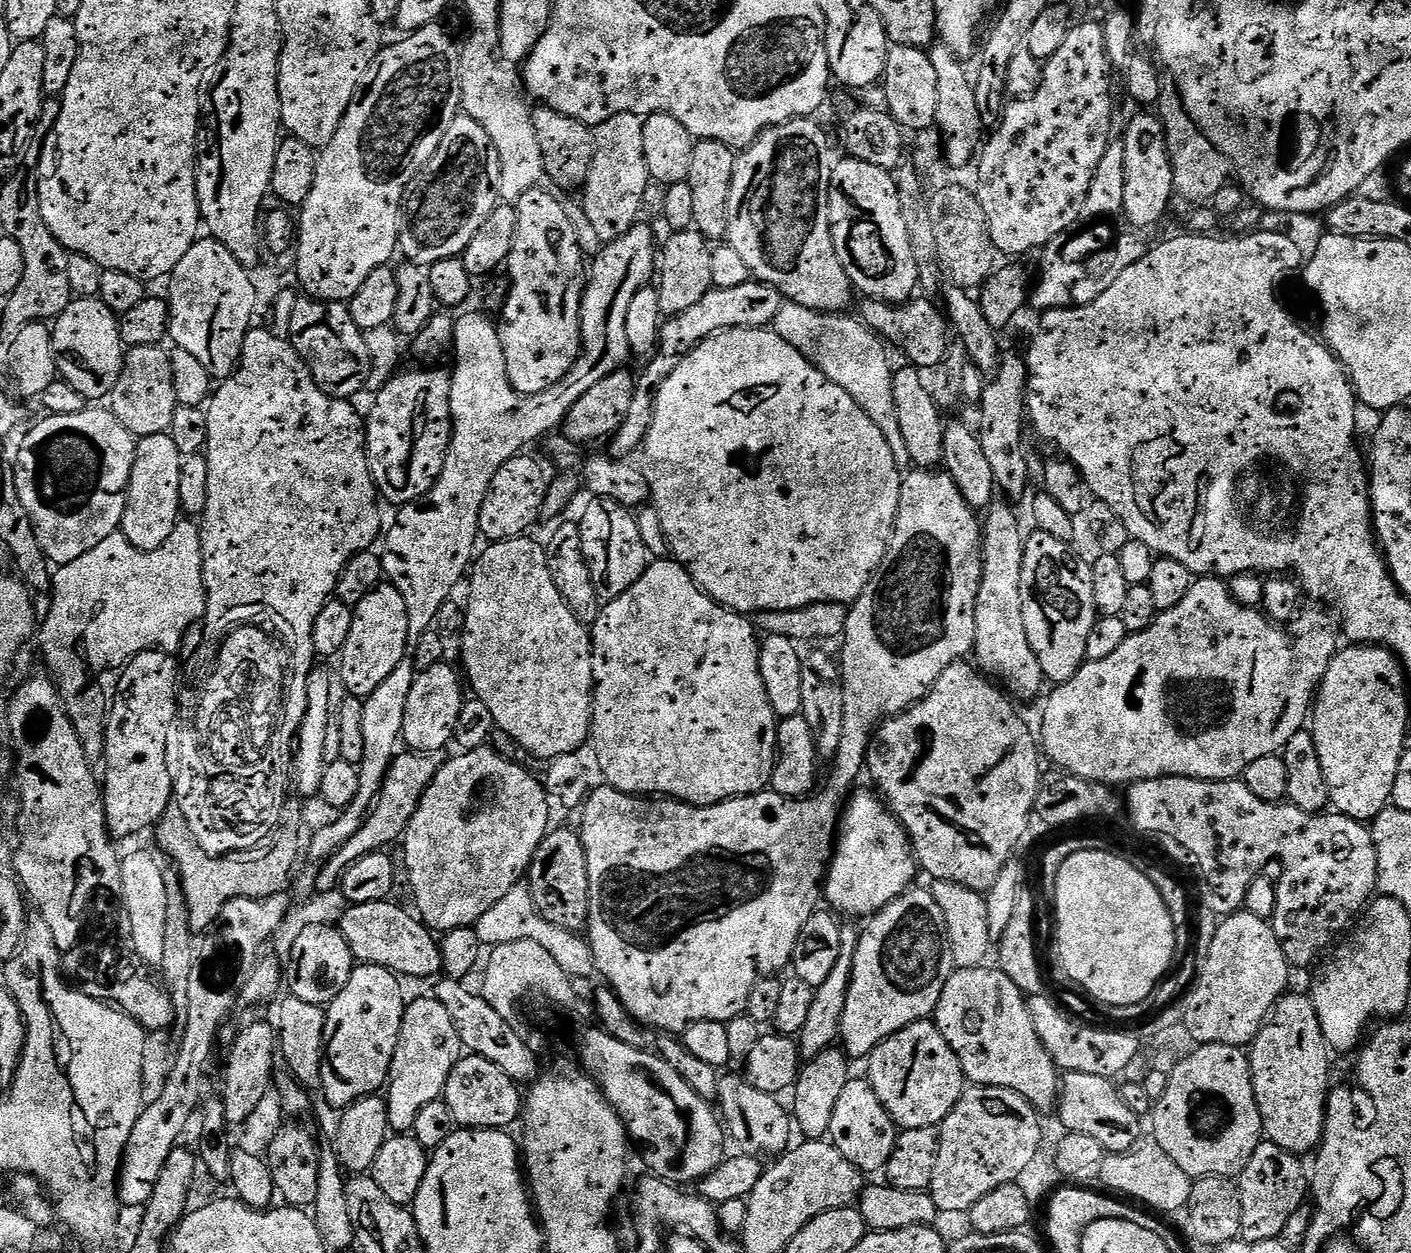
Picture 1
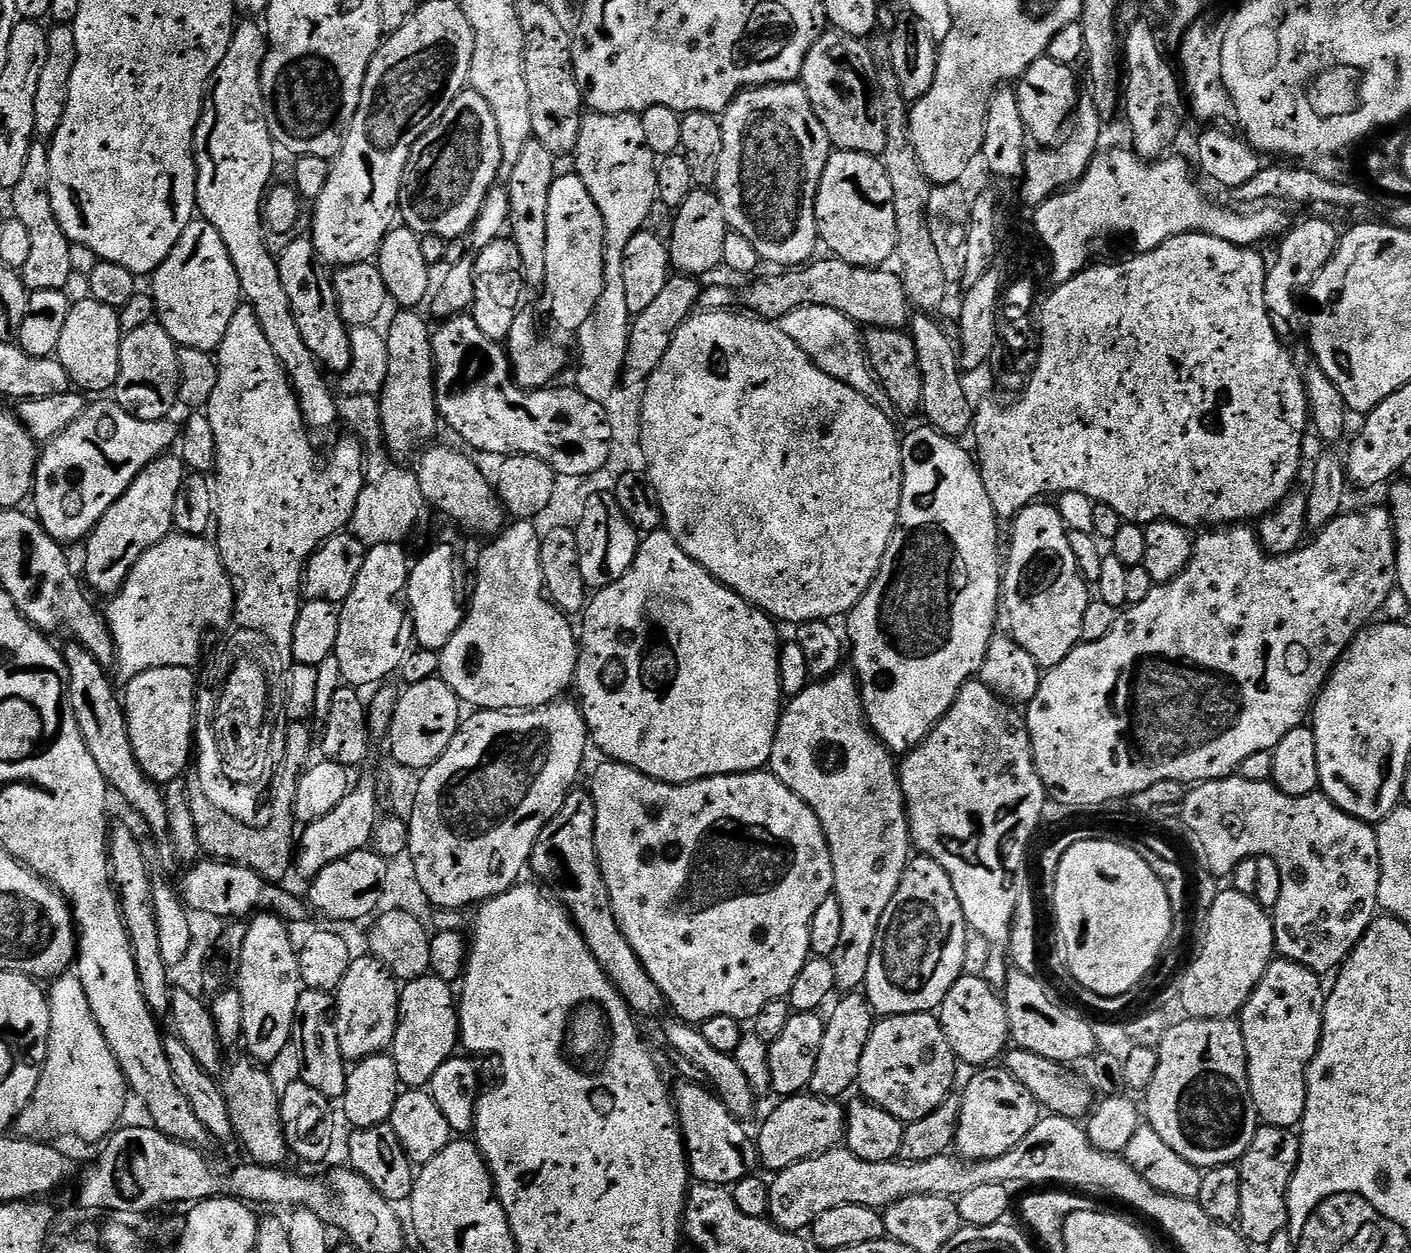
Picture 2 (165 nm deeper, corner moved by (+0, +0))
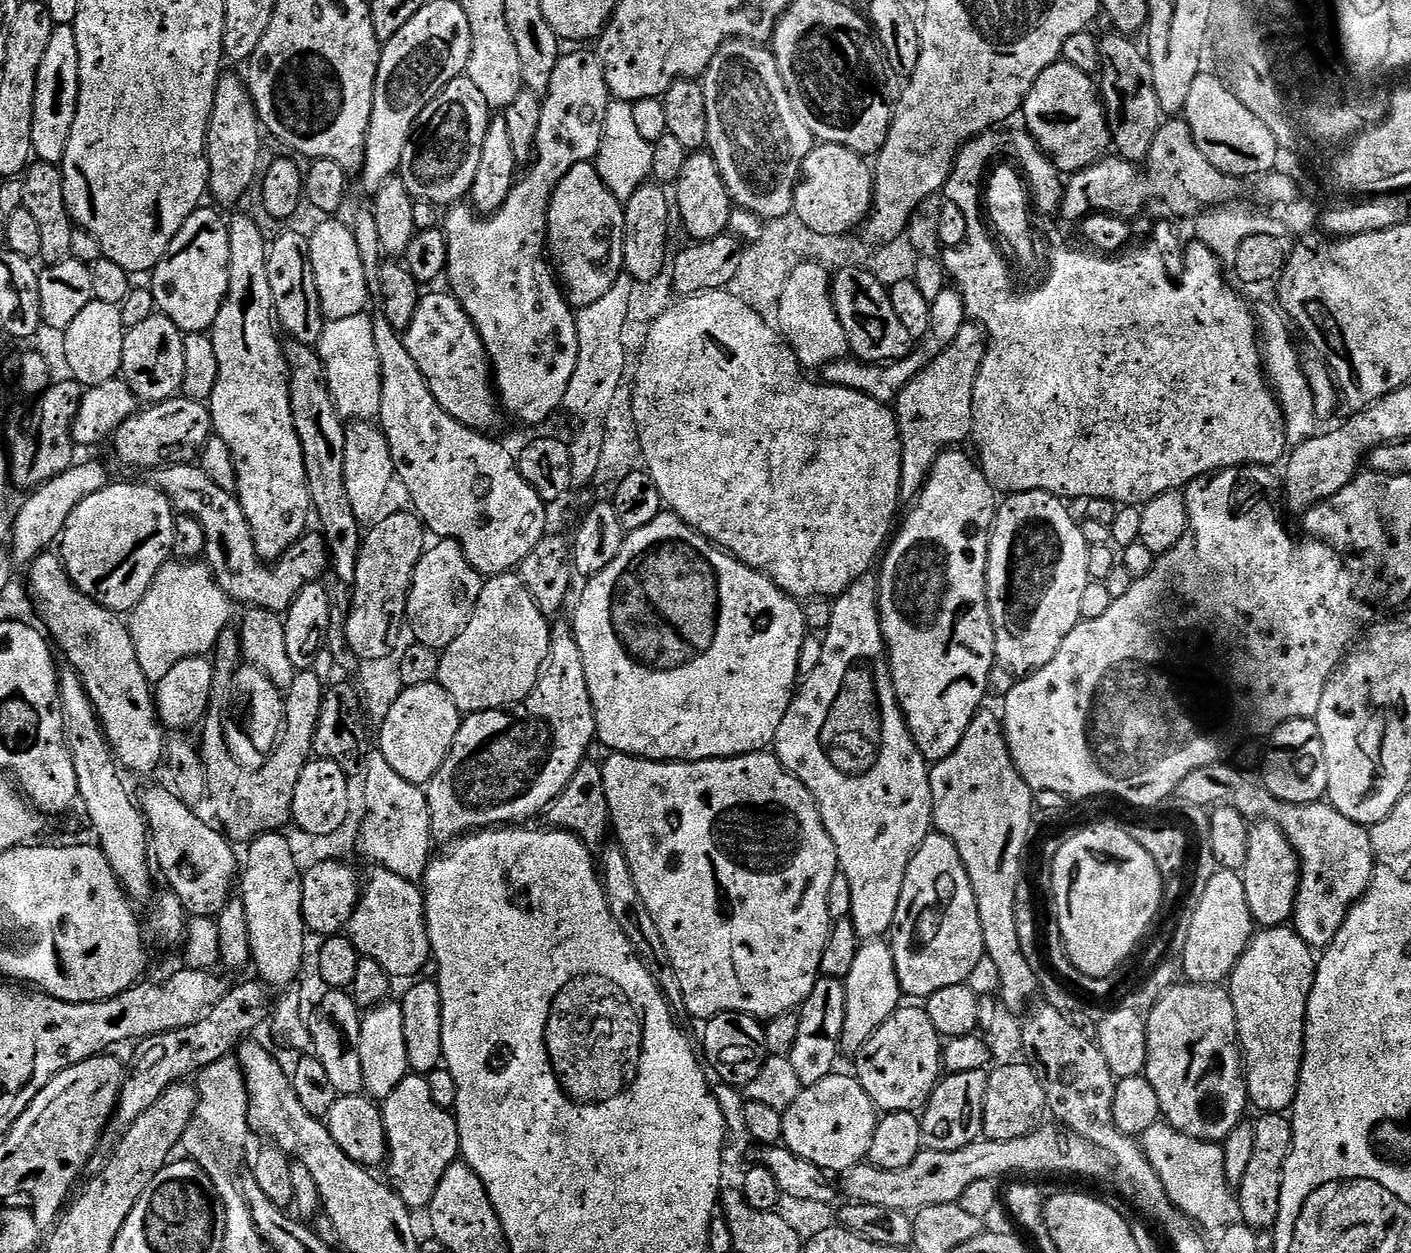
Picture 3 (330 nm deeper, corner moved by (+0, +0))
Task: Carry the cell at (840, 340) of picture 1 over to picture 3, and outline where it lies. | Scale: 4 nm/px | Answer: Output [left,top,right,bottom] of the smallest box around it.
[776,264,849,370]

